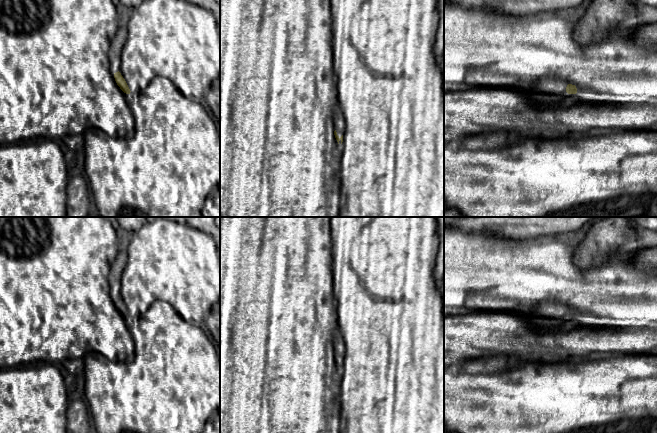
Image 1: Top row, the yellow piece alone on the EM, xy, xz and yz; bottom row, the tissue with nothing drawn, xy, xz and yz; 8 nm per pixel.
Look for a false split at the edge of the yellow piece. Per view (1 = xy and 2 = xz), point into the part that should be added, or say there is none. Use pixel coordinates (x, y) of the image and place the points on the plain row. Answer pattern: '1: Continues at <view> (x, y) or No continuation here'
1: Continues at xy (117, 266)
2: Continues at xz (338, 340)

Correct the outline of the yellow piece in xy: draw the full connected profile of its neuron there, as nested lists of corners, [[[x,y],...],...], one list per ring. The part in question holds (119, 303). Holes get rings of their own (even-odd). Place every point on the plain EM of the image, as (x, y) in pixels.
[[[122,251],[117,254],[117,257],[110,265],[109,283],[111,287],[111,295],[114,297],[114,302],[117,309],[124,317],[130,318],[131,315],[125,303],[119,296],[120,281],[121,281],[123,270],[127,264],[127,259],[128,259],[127,252]]]

